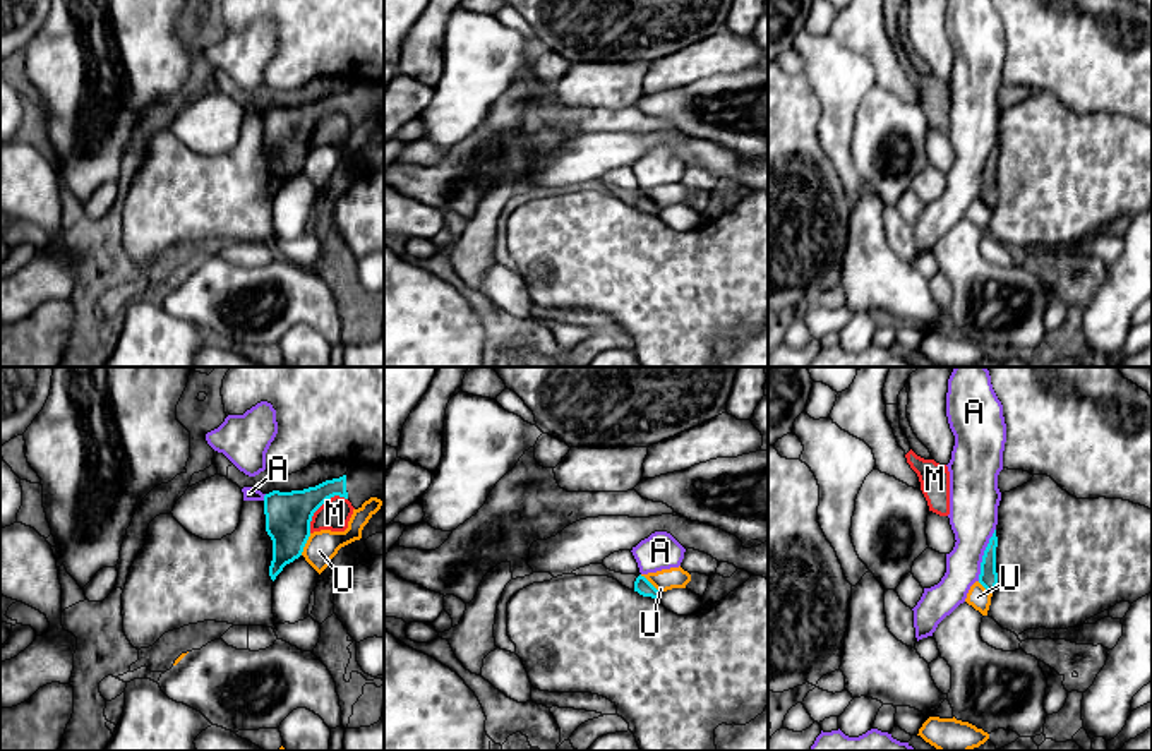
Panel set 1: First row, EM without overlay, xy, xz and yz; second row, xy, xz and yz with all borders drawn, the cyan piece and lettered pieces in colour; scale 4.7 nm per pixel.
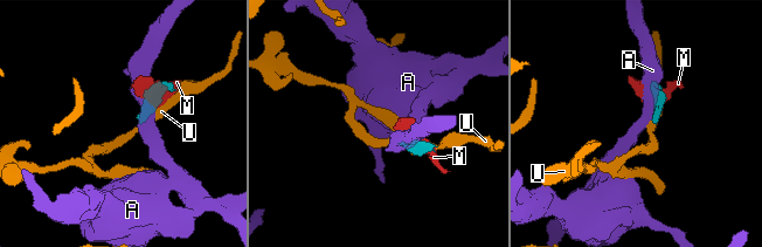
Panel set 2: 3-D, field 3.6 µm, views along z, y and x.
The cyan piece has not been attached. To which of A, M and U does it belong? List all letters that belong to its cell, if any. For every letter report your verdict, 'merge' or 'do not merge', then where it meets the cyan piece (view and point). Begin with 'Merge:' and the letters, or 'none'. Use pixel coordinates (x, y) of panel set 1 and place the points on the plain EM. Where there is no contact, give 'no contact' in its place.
Merge: none
A: do not merge; contact yz (984, 170)
M: do not merge; contact xy (321, 120)
U: do not merge; contact xy (306, 158)

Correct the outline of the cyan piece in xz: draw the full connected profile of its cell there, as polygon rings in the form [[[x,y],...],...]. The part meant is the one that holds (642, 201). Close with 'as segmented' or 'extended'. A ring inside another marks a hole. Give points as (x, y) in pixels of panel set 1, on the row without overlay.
[[[590,180],[573,187],[576,192],[609,192],[617,195],[622,202],[638,207],[643,213],[658,214],[660,207],[645,194],[636,190],[622,190],[607,185],[603,180]]]; extended

